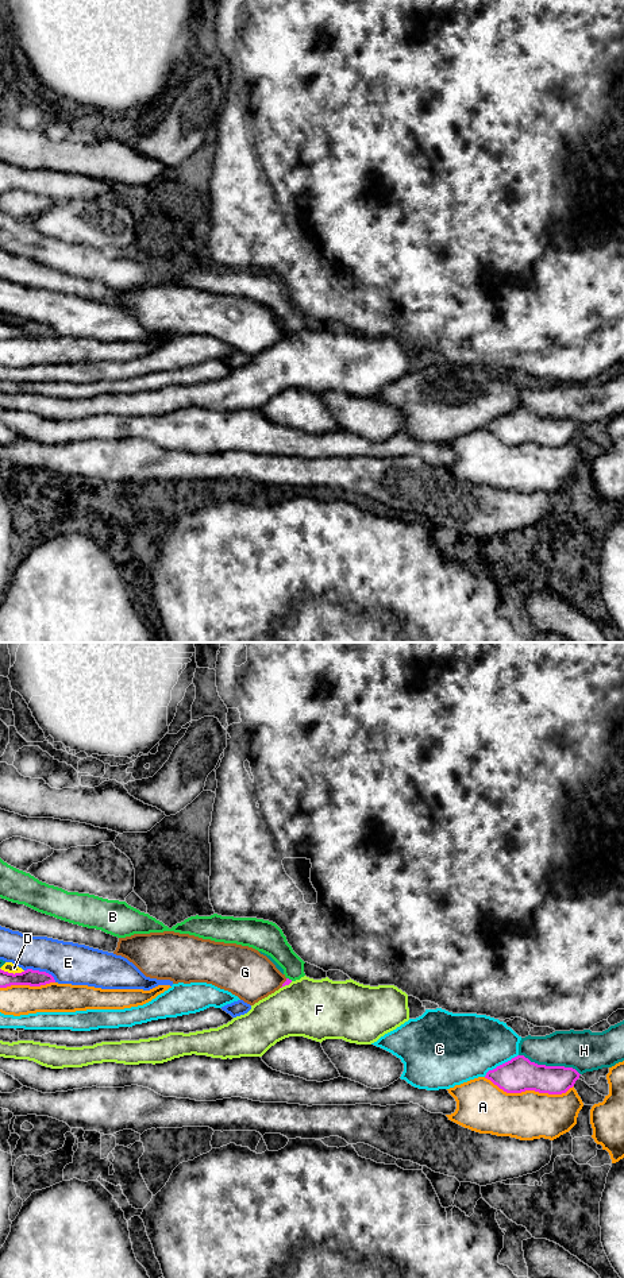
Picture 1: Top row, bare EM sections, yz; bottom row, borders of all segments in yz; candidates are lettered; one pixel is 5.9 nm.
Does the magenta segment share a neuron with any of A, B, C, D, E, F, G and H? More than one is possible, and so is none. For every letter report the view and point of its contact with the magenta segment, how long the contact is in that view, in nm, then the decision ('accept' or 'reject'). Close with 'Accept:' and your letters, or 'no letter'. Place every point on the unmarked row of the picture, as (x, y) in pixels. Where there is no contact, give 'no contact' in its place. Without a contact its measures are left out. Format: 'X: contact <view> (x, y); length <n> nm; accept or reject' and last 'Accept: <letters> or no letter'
A: contact yz (528, 441); length 550 nm; reject
B: contact yz (288, 331); length 40 nm; reject
C: contact yz (500, 417); length 240 nm; reject
D: contact yz (12, 325); length 150 nm; reject
E: contact yz (41, 324); length 200 nm; reject
F: contact yz (287, 336); length 80 nm; reject
G: contact yz (284, 335); length 70 nm; reject
H: contact yz (550, 419); length 380 nm; reject
Accept: no letter

